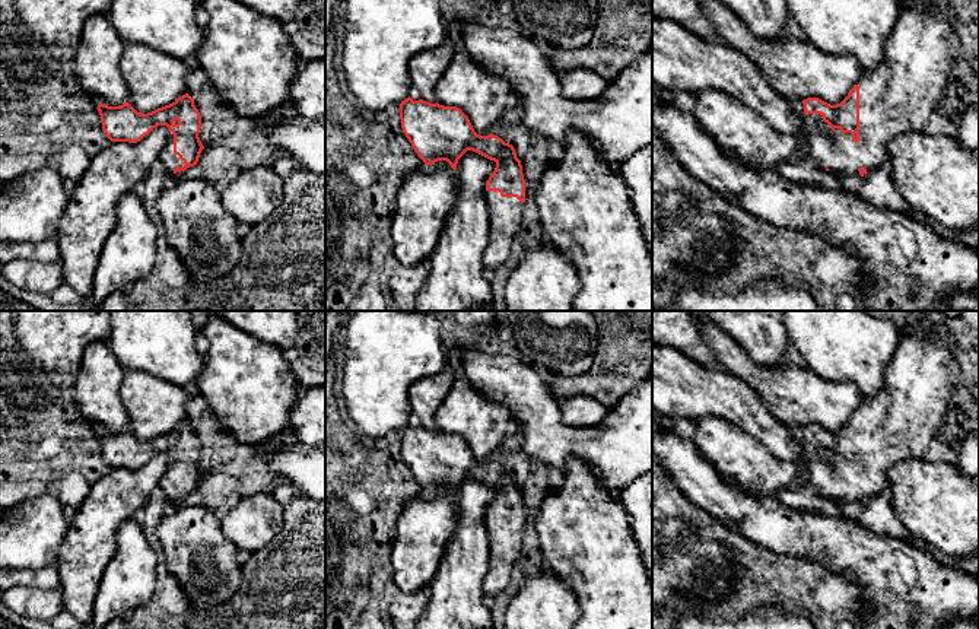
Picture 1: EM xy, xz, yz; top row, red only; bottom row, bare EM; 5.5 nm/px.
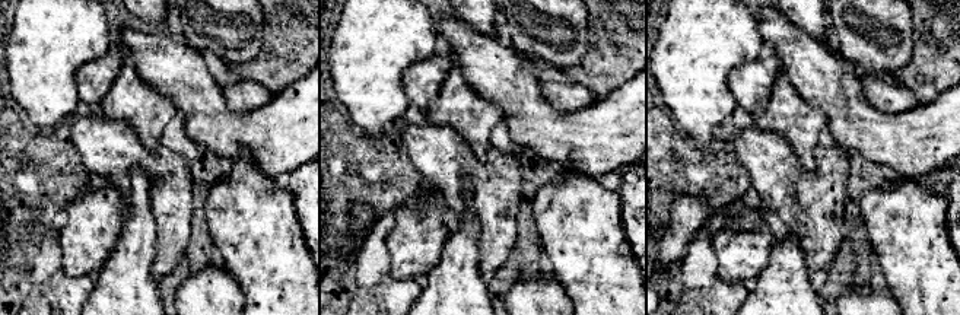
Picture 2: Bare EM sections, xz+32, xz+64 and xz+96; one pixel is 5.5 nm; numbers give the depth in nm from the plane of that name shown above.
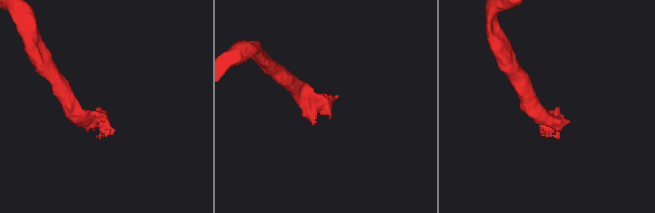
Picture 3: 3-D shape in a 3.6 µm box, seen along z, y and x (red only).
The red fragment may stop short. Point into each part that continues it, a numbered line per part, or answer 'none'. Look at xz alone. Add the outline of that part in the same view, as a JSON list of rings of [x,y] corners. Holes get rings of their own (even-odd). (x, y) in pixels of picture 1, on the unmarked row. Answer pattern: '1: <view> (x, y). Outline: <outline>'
1: xz (505, 540). Outline: [[[486,518],[490,541],[490,560],[483,579],[483,593],[489,601],[505,590],[522,556],[522,530],[516,524],[502,524],[499,518]]]

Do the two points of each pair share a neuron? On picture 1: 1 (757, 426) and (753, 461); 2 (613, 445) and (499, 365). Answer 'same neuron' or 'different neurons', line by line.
1: different neurons
2: same neuron

